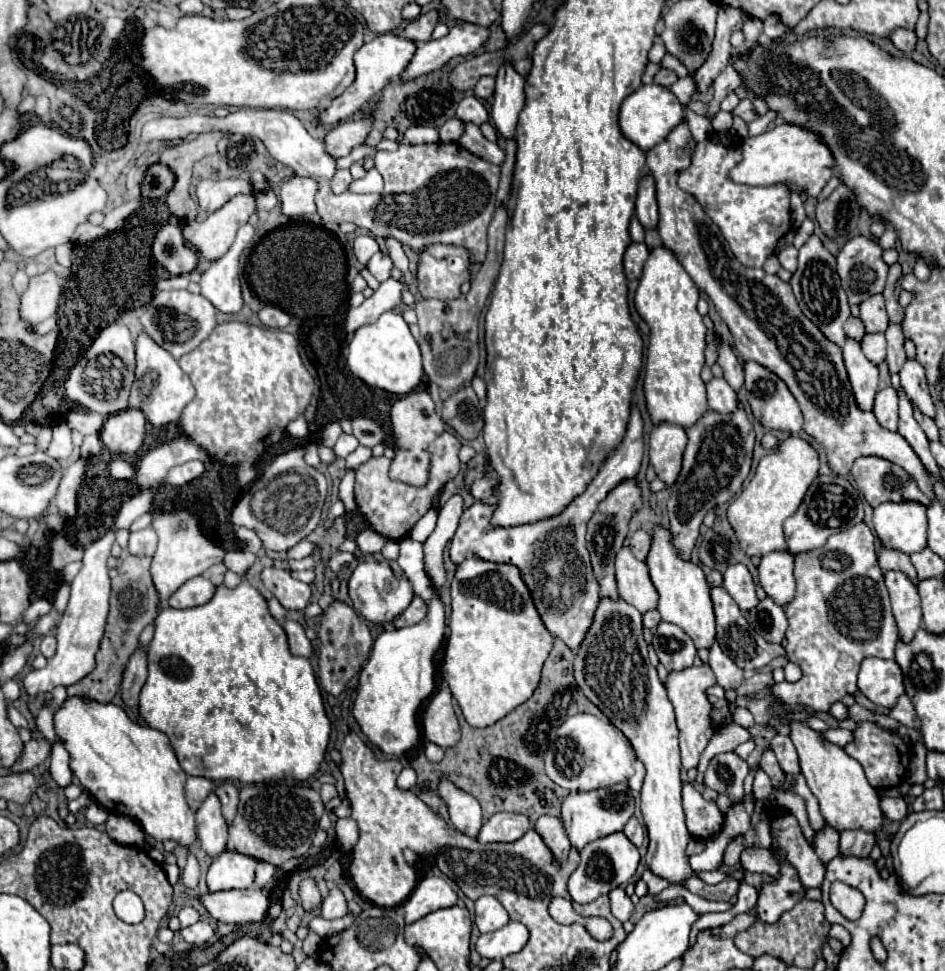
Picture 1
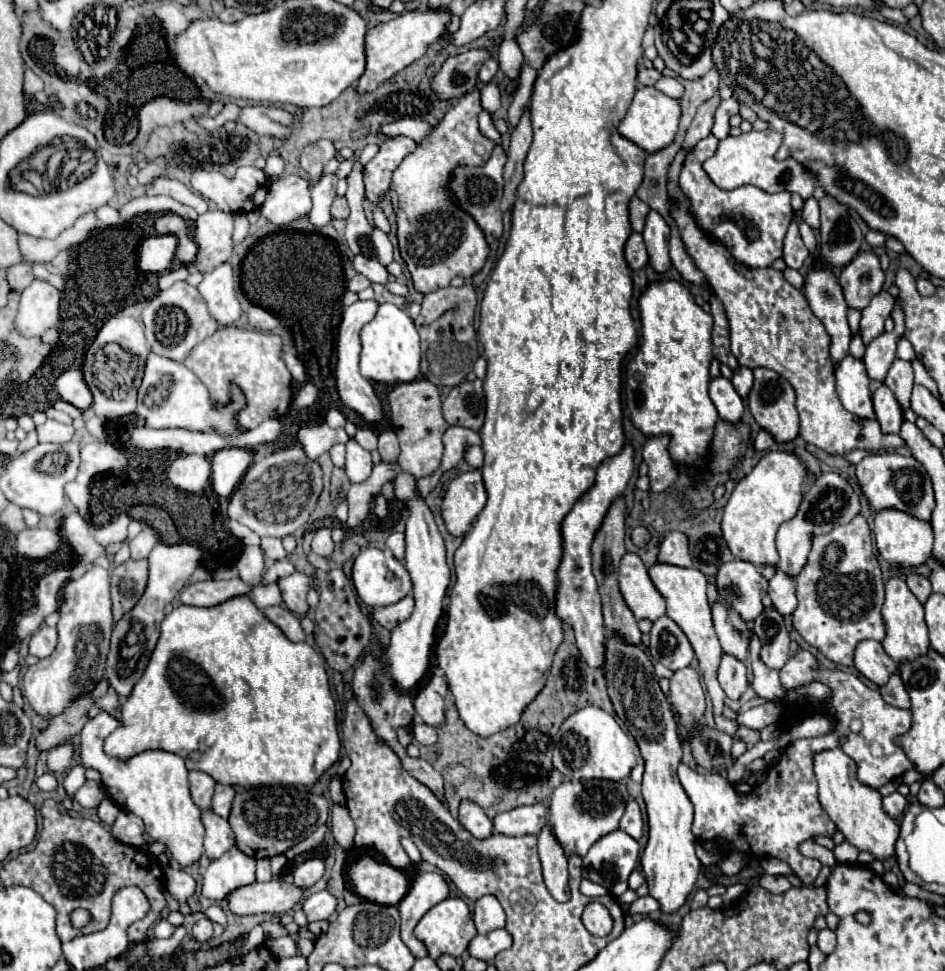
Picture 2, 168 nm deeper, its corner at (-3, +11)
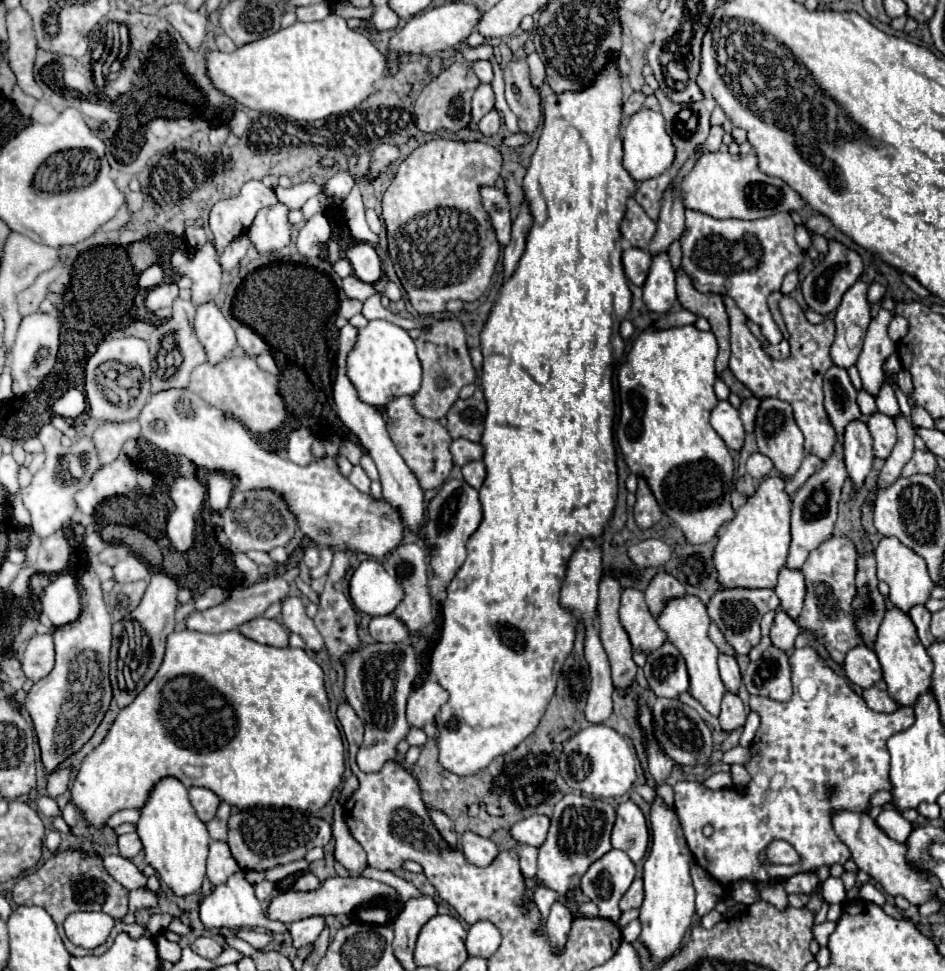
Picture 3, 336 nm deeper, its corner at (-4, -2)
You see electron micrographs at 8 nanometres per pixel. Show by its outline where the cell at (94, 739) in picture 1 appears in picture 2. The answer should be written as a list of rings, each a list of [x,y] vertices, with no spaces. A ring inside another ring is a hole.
[[[99,713],[95,719],[89,719],[85,723],[85,727],[81,729],[81,747],[79,747],[83,767],[97,769],[101,773],[103,785],[109,797],[113,799],[113,803],[141,817],[149,837],[153,841],[167,845],[167,853],[181,867],[195,865],[205,853],[203,849],[205,827],[201,821],[201,809],[193,803],[189,793],[185,761],[179,755],[167,753],[167,751],[143,751],[131,757],[127,763],[115,757],[109,757],[103,751],[103,741],[117,727],[119,727],[119,721],[111,717],[109,713]]]

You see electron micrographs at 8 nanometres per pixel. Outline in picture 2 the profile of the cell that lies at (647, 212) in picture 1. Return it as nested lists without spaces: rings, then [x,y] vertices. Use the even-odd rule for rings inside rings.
[[[651,211],[647,215],[643,239],[645,239],[645,245],[647,245],[647,253],[649,253],[649,265],[657,273],[665,273],[671,267],[669,231],[671,231],[669,225],[665,223],[665,219],[657,211]]]

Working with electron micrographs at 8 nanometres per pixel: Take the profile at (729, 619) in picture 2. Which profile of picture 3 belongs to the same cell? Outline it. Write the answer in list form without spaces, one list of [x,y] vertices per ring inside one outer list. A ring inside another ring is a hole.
[[[720,654],[718,656],[718,666],[720,666],[720,678],[726,686],[726,690],[730,692],[738,692],[738,686],[740,686],[740,668],[738,668],[738,662],[732,654]]]

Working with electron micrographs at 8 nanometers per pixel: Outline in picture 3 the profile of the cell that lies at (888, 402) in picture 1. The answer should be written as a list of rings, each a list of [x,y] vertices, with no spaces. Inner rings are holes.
[[[874,412],[868,420],[868,428],[874,438],[874,456],[888,458],[896,444],[896,426],[894,420],[882,412]]]

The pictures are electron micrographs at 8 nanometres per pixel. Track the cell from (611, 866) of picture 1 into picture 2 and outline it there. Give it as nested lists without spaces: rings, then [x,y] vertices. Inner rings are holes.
[[[617,829],[593,843],[593,847],[583,859],[583,877],[609,889],[619,881],[627,881],[637,861],[637,841]]]

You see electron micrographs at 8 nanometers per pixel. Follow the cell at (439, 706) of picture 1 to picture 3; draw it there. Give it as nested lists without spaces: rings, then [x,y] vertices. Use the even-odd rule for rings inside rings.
[[[424,682],[408,698],[406,718],[414,728],[424,728],[424,724],[434,722],[440,706],[448,700],[448,692],[438,682]]]

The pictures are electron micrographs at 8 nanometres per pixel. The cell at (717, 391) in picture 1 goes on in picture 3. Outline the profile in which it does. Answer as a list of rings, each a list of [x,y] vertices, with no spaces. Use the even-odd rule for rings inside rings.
[[[722,400],[710,414],[710,424],[718,432],[718,436],[726,442],[728,448],[740,450],[744,444],[744,426],[738,418],[738,410],[728,402]]]

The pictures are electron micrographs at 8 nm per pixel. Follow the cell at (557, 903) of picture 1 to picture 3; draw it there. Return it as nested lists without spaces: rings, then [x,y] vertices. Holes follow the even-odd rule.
[[[554,902],[550,908],[550,916],[546,920],[546,932],[554,948],[562,948],[568,936],[568,928],[572,924],[572,914],[562,902]]]

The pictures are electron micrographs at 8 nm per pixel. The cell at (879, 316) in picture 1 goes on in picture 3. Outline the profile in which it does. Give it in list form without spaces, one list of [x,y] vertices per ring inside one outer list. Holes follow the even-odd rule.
[[[880,308],[880,312],[872,318],[866,338],[864,338],[864,348],[862,348],[858,364],[856,364],[860,370],[864,390],[868,390],[872,396],[876,396],[876,388],[880,388],[880,380],[884,380],[884,374],[882,374],[884,360],[896,348],[886,332],[892,318],[894,318],[894,314],[884,308]]]

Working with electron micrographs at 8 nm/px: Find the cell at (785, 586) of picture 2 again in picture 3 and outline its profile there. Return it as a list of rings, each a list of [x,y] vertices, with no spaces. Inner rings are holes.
[[[776,612],[774,616],[774,624],[770,630],[770,640],[772,644],[776,644],[778,648],[784,648],[784,652],[792,652],[794,650],[794,640],[800,634],[798,624],[786,614],[786,612]]]

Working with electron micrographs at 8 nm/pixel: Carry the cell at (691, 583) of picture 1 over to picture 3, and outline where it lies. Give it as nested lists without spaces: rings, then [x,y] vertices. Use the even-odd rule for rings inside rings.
[[[686,594],[686,596],[680,596],[680,598],[670,598],[670,600],[664,602],[662,612],[658,614],[658,624],[668,634],[668,640],[680,650],[680,654],[686,660],[688,674],[690,674],[690,692],[692,692],[692,696],[710,714],[718,714],[726,688],[724,688],[724,684],[720,680],[720,674],[718,674],[718,664],[716,664],[718,648],[708,636],[710,618],[706,614],[704,602],[694,594]]]

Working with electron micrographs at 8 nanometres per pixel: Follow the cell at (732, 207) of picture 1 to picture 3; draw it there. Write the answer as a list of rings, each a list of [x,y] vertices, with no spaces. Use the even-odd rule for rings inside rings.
[[[686,210],[686,230],[682,242],[682,266],[700,292],[716,292],[732,296],[746,316],[760,324],[762,334],[770,344],[778,344],[782,334],[774,324],[766,306],[766,296],[782,286],[788,272],[804,262],[804,250],[794,242],[796,224],[790,212],[778,212],[758,220],[712,218],[698,210]]]

